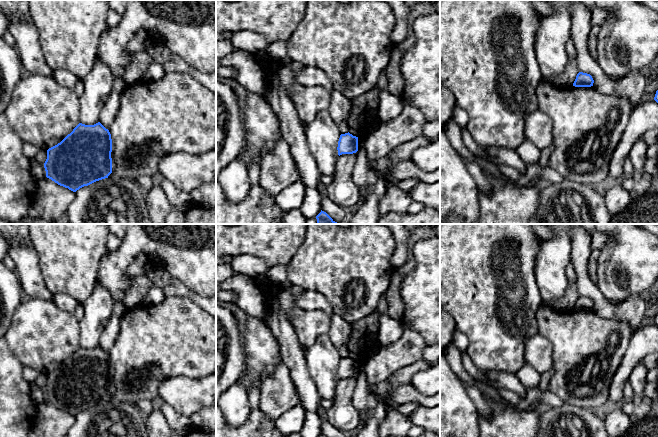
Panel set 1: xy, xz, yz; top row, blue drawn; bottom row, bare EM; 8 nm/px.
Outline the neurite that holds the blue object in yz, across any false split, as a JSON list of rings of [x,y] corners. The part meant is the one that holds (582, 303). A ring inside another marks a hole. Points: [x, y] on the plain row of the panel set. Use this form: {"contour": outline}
{"contour": [[[579,296],[573,307],[575,311],[591,311],[593,310],[594,304],[590,298]]]}

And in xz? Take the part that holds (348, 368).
{"contour": [[[345,357],[341,358],[338,365],[338,379],[342,378],[353,378],[358,375],[358,361],[352,358]]]}

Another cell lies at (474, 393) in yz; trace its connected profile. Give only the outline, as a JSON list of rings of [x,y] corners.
[[[462,382],[462,385],[467,391],[468,396],[472,400],[473,404],[475,405],[476,410],[479,413],[479,416],[483,416],[486,418],[490,417],[491,409],[485,403],[482,392],[476,386],[468,385],[465,382]]]

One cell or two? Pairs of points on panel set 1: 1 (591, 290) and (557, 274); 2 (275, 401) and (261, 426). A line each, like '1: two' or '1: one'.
1: two
2: two

